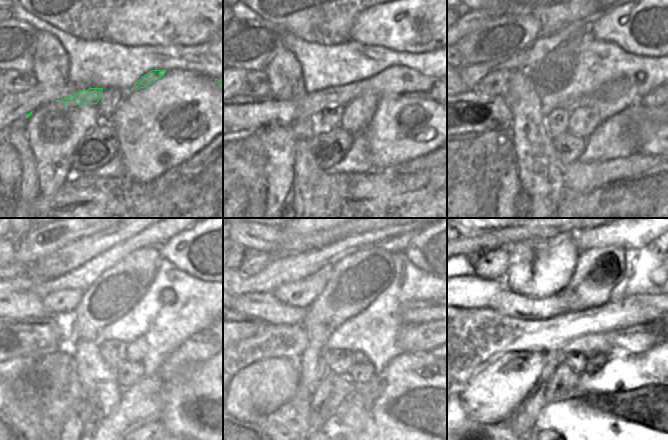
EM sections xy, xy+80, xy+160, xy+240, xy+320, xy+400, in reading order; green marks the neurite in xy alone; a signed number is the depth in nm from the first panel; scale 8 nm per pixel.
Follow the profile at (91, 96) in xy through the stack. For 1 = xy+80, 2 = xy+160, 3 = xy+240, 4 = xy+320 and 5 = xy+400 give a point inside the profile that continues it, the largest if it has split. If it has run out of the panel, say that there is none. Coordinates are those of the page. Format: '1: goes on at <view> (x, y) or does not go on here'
1: goes on at xy+80 (396, 81)
2: goes on at xy+160 (467, 117)
3: goes on at xy+240 (19, 340)
4: goes on at xy+320 (243, 327)
5: goes on at xy+400 (467, 323)

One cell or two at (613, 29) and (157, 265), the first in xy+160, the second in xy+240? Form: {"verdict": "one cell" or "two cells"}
{"verdict": "two cells"}

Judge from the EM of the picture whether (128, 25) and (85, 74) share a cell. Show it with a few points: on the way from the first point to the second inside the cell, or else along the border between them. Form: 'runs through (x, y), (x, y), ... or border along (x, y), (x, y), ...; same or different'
border along (105, 39), (120, 44), (136, 46); different

